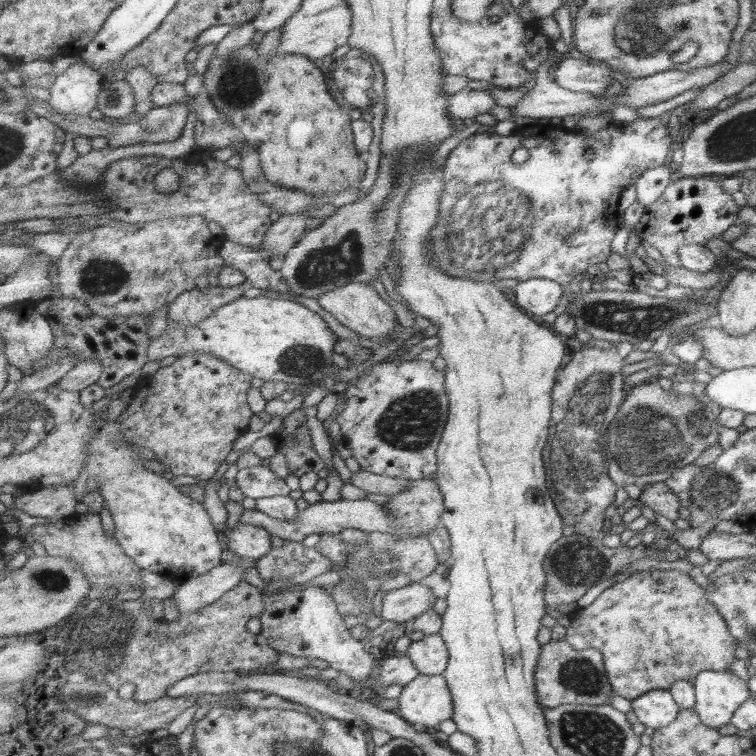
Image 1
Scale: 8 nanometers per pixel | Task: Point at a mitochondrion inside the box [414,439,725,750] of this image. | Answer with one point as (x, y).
(581, 675)

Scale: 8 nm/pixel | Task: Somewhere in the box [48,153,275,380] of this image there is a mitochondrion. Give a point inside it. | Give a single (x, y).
(102, 277)

